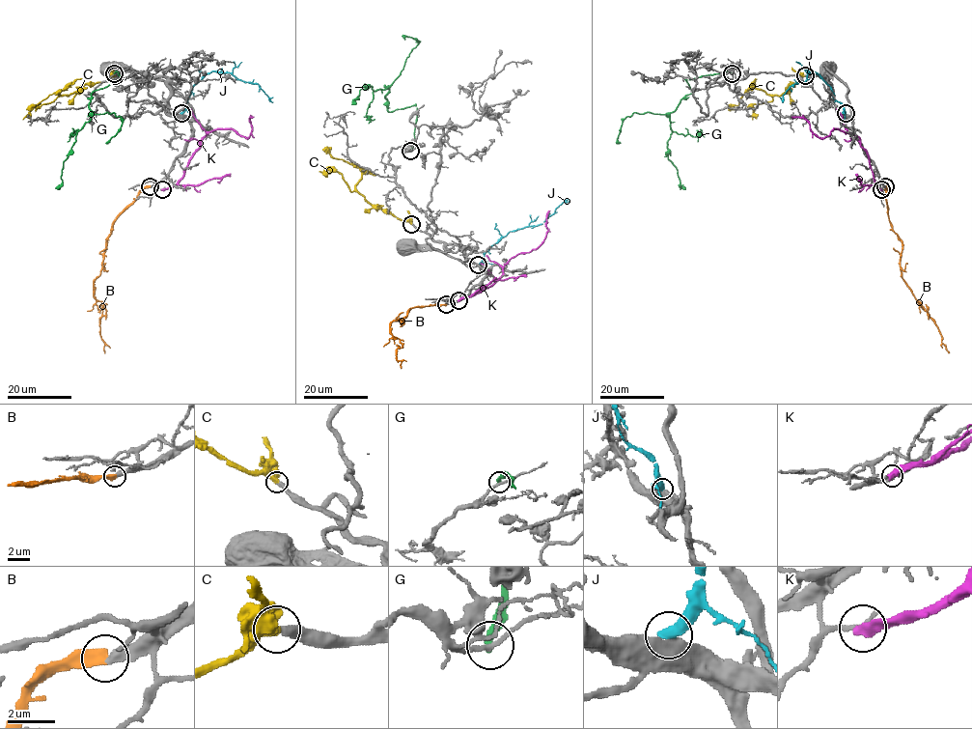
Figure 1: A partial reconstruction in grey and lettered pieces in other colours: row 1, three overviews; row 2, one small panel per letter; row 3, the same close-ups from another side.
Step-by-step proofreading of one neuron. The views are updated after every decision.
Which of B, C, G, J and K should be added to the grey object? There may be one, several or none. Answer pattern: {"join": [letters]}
{"join": ["B", "C"]}

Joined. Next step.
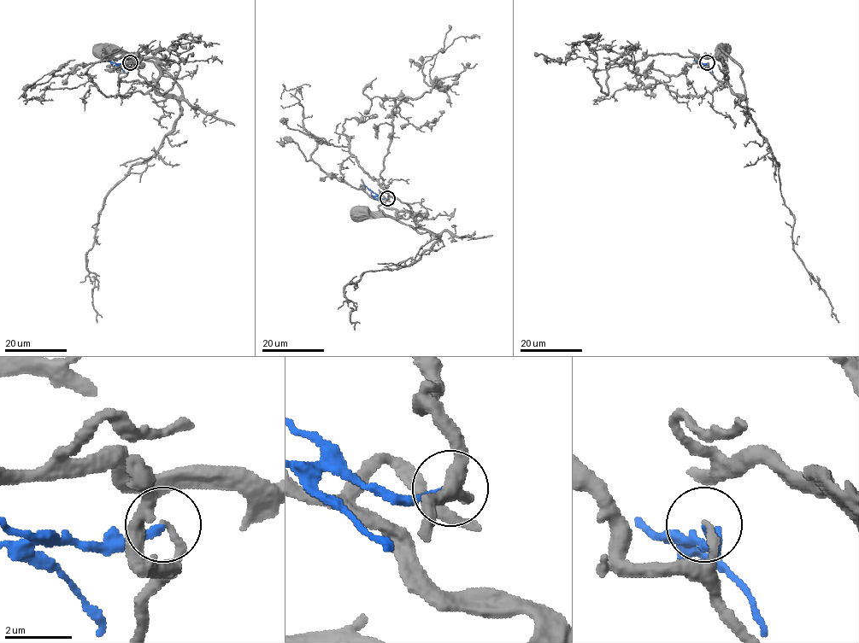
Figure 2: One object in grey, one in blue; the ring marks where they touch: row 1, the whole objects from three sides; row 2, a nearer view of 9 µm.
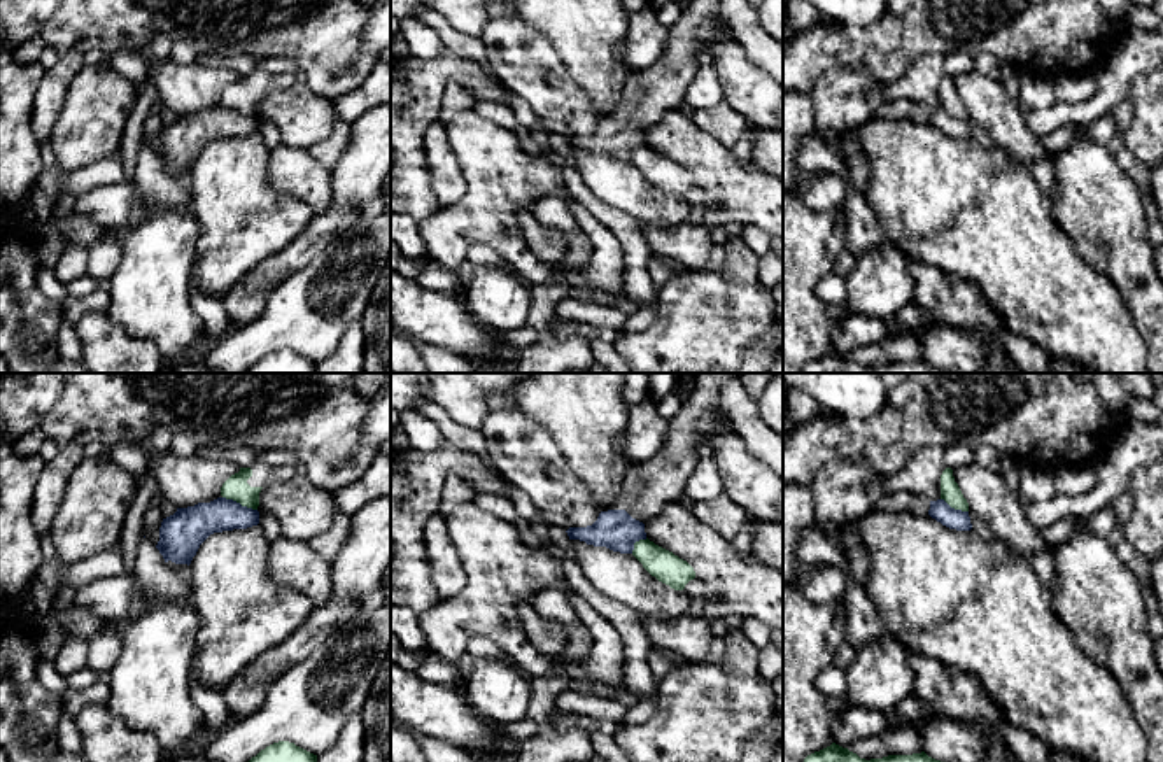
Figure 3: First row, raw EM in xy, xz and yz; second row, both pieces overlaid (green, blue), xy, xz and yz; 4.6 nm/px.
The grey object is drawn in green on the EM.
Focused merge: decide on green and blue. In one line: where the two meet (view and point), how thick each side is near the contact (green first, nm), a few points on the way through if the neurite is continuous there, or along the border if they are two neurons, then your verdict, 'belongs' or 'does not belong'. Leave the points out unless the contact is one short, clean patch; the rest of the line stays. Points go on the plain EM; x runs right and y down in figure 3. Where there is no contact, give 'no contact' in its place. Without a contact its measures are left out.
contact xy (240, 111); calibres 110 and 180 nm; border xy (223, 104), (256, 118); does not belong

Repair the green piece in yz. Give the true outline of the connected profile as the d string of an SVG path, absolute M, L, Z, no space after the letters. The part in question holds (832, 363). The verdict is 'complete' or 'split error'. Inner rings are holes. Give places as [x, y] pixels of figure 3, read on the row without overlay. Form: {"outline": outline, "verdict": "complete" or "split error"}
{"outline": "M835 350L807 363L802 373L953 373L928 364L925 359L913 363L888 363L883 366L860 366Z", "verdict": "complete"}

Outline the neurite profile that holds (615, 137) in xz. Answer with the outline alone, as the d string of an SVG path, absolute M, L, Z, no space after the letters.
M690 0L678 23L667 30L662 58L652 68L629 79L622 95L622 116L601 119L592 133L569 135L566 138L569 147L632 161L634 151L646 147L645 131L657 124L667 110L680 109L685 102L685 91L699 70L697 56L708 53L709 44L727 30L720 7L722 0Z

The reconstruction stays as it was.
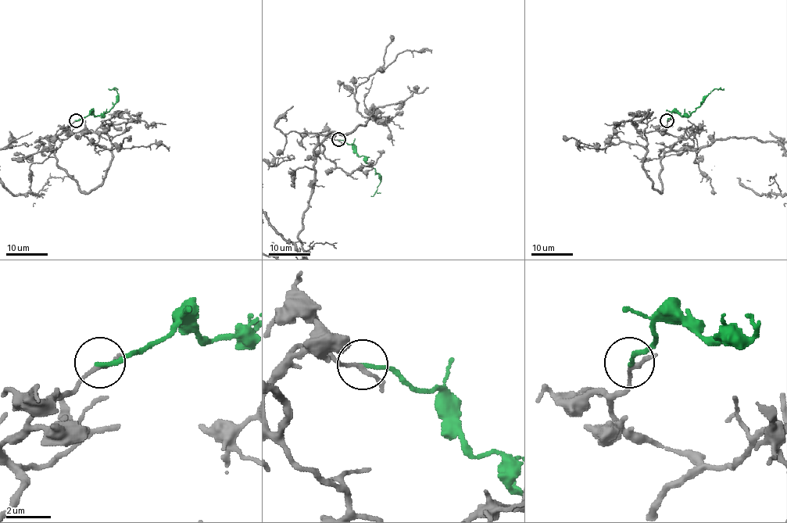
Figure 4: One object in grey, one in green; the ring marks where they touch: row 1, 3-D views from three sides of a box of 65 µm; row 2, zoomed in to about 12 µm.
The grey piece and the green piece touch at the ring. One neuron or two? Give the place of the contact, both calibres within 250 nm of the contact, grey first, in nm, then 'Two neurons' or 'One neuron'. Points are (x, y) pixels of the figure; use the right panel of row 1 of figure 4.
Place: (667, 120). Thickness 180 nm (grey) against 190 nm. Two neurons

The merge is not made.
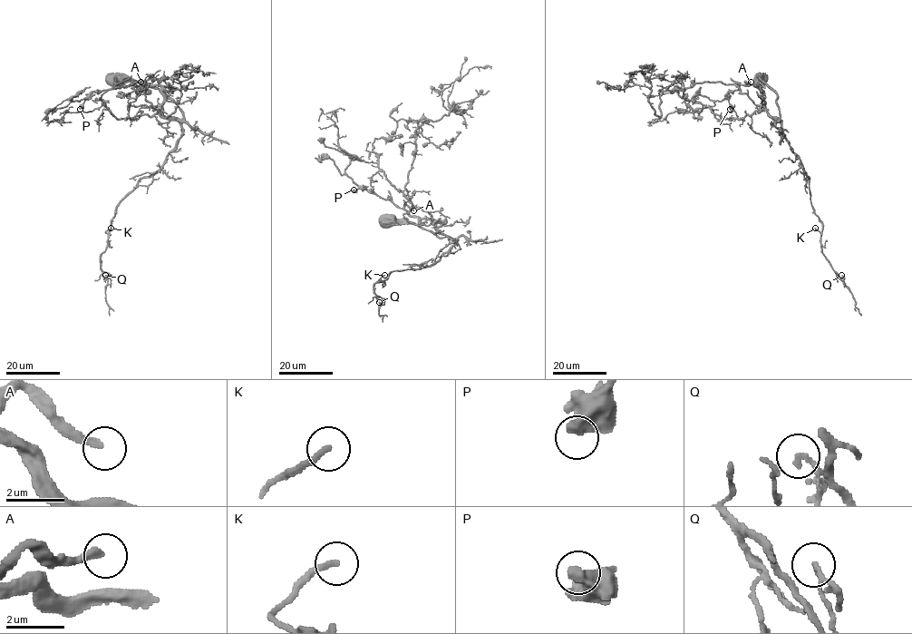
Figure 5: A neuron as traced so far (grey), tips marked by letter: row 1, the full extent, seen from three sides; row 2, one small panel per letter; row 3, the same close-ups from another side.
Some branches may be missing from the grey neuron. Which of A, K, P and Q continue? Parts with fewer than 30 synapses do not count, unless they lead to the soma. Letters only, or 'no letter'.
A

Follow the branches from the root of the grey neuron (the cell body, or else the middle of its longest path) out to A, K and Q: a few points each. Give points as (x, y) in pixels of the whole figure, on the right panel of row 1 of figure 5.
A: (761, 78), (777, 94), (780, 120), (774, 120), (766, 111), (760, 86), (745, 81), (751, 82)
K: (761, 78), (777, 94), (781, 134), (808, 177), (810, 204), (821, 223), (822, 231), (815, 228)
Q: (761, 78), (777, 94), (781, 134), (808, 177), (810, 204), (822, 225), (821, 252), (844, 284), (841, 275)

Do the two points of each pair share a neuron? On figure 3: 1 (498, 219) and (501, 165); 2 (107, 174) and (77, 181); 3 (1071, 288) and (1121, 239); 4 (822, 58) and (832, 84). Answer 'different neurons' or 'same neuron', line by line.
1: same neuron
2: same neuron
3: different neurons
4: different neurons

